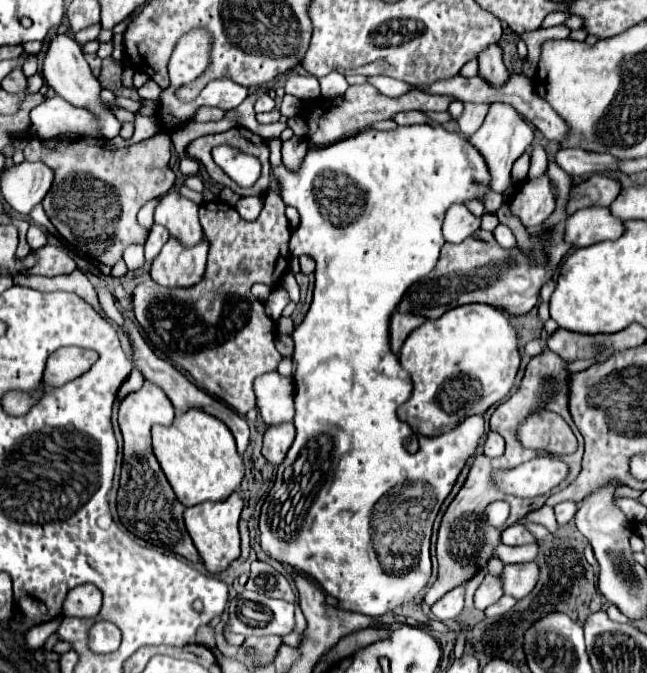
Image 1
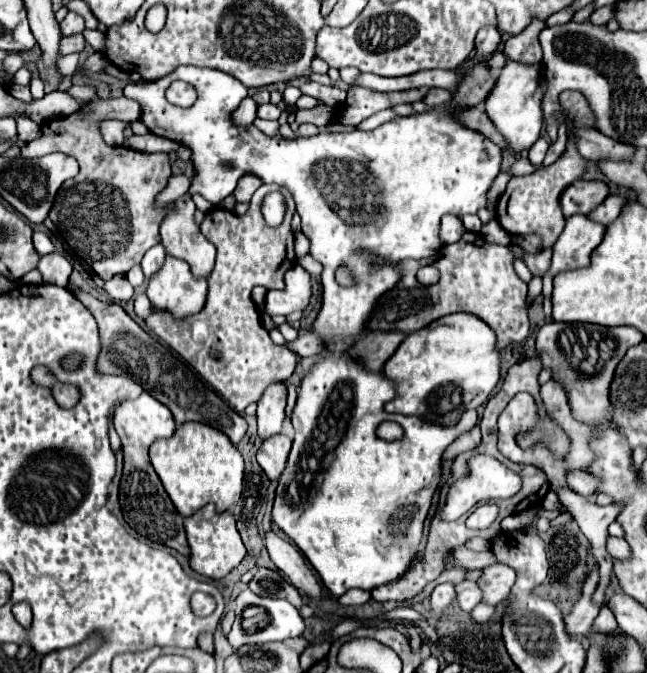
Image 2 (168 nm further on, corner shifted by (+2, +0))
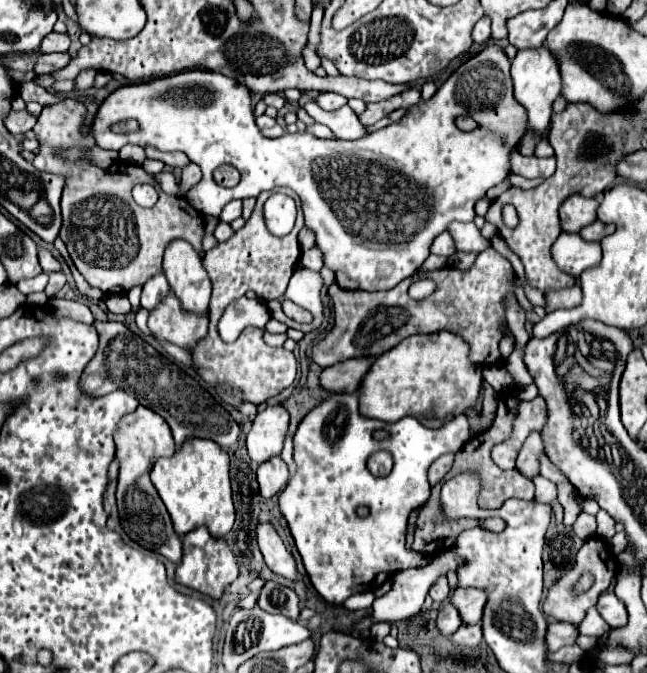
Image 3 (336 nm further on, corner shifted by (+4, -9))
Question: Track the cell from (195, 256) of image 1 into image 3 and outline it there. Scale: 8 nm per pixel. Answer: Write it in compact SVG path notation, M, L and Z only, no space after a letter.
M173 291L163 297L155 311L149 311L149 329L155 337L185 349L207 335L207 323L207 315L191 315L191 311L183 311L183 305Z

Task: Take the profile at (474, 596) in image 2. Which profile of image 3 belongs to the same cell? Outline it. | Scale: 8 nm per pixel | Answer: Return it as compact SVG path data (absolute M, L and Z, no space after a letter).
M445 603L445 607L439 611L439 617L437 617L437 627L443 635L453 635L459 625L461 625L461 617L459 617L459 611L453 603Z

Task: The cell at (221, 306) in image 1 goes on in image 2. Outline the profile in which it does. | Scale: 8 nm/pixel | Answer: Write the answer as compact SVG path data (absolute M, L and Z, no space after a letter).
M263 184L253 194L249 210L243 216L221 208L207 212L201 232L217 248L217 262L209 276L205 308L183 320L171 318L171 314L165 314L163 310L153 310L147 318L147 326L179 352L197 370L197 375L237 412L243 412L251 402L257 402L269 384L287 380L297 366L297 356L289 348L273 344L269 332L259 322L257 306L251 300L255 284L283 290L283 276L295 262L295 238L291 230L295 202L291 194L287 194L289 206L283 224L279 228L269 228L261 214L261 202L271 190L281 188L277 184Z

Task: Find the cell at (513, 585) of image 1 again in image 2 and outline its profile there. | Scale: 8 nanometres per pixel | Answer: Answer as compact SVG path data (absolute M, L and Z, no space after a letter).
M491 564L483 568L483 574L477 578L477 586L483 592L481 602L489 606L501 604L509 596L509 590L513 588L515 578L517 578L515 570L505 564Z

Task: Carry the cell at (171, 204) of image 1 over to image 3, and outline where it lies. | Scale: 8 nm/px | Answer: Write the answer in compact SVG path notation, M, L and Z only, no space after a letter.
M173 239L163 257L163 273L171 291L187 311L205 313L211 297L211 279L203 267L203 257L185 239Z

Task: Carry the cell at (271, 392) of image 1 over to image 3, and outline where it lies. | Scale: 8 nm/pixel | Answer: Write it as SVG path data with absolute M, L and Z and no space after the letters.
M267 405L265 411L257 413L257 417L253 421L253 427L247 435L247 449L249 449L251 459L257 461L257 463L263 463L263 461L279 455L281 449L283 449L287 427L289 427L289 413L285 411L283 405Z

